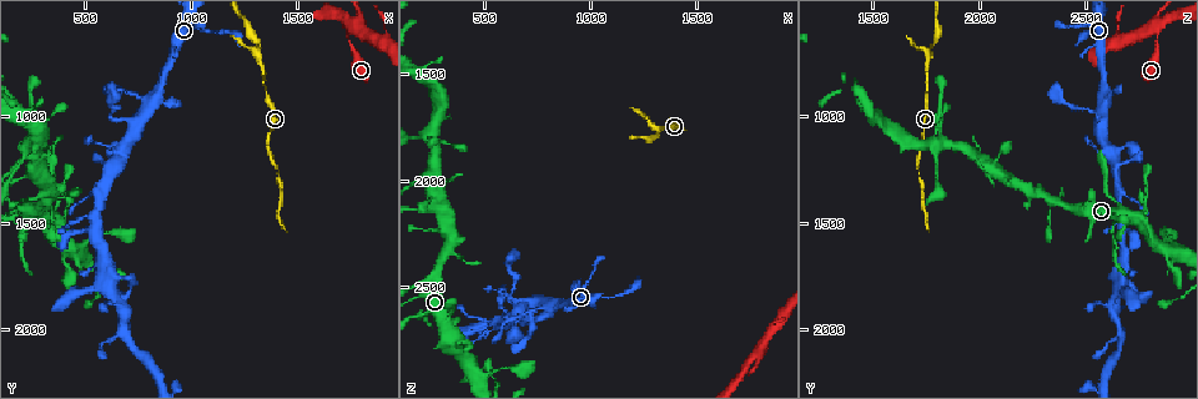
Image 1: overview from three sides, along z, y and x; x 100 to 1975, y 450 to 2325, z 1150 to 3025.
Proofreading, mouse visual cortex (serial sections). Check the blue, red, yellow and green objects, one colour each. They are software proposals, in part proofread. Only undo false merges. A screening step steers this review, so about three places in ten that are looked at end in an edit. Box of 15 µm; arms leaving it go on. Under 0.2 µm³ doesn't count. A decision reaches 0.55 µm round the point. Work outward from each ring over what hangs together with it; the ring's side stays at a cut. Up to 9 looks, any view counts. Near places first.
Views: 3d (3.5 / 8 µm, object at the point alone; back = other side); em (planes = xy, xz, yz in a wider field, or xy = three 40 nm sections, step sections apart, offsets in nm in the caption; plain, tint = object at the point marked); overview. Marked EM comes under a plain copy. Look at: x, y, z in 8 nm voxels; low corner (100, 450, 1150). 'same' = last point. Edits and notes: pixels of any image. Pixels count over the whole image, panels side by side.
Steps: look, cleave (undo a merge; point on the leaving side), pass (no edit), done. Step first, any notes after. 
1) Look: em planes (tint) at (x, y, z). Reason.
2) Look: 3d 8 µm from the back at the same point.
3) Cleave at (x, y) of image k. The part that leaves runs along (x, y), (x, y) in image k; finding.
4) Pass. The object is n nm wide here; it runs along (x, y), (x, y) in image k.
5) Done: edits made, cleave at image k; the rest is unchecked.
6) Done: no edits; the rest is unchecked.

Look: em xy step 5 (tint) at (620, 1770, 2660). Branch point.

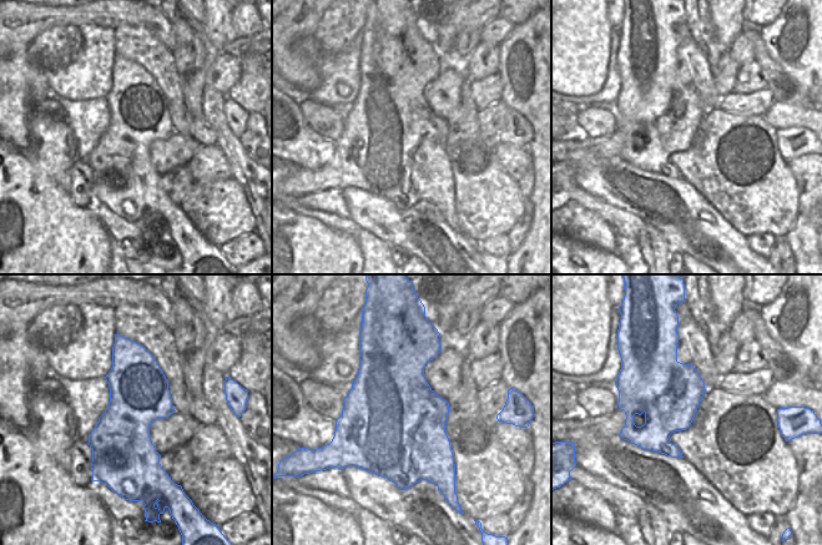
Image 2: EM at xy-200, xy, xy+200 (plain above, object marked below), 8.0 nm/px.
Look: 3d 3.5 µm at the same point. Wider look.

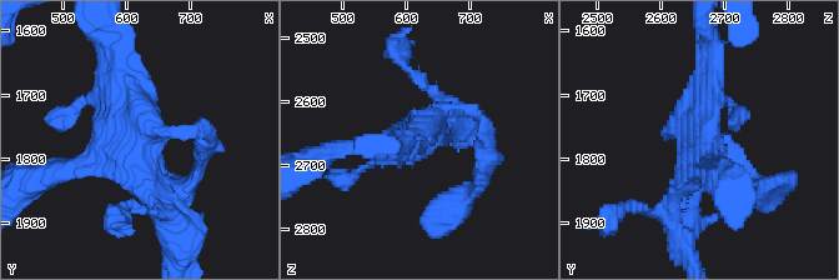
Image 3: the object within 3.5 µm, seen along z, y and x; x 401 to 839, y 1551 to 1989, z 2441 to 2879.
Pass. It runs along (120, 56), (135, 173), (161, 210) in image 3; continuous, no second cell.

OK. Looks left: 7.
Look: 3d 3.5 µm at (230, 1150, 1780).

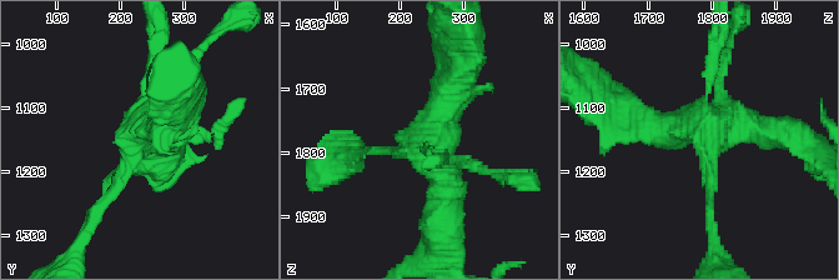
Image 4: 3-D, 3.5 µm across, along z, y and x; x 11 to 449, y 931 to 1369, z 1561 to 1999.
Look: em planes (tint) at (225, 1150, 1790). Shape alone is not enough.

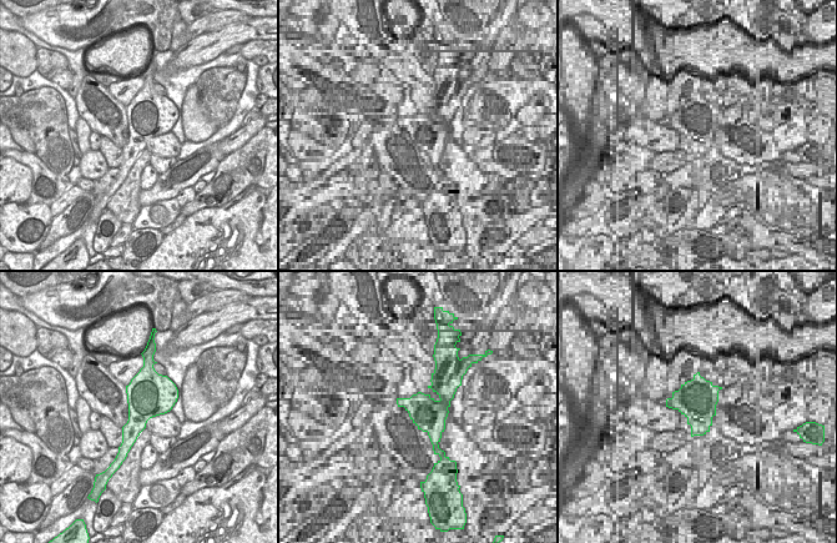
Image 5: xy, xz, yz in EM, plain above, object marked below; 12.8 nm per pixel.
Pass. It runs along (441, 230), (433, 144), (461, 74) in image 4; one cell here.

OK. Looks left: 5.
Look: 3d 3.5 µm at (1750, 610, 2850). Branch point.

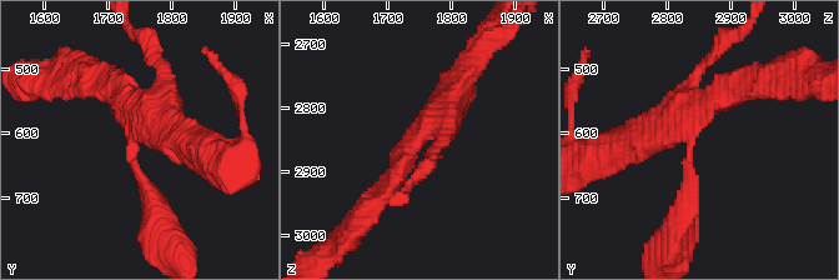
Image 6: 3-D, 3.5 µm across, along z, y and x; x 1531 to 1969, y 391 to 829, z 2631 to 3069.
Look: em xy step 1 (tint) at (1735, 620, 2840). Now the EM.

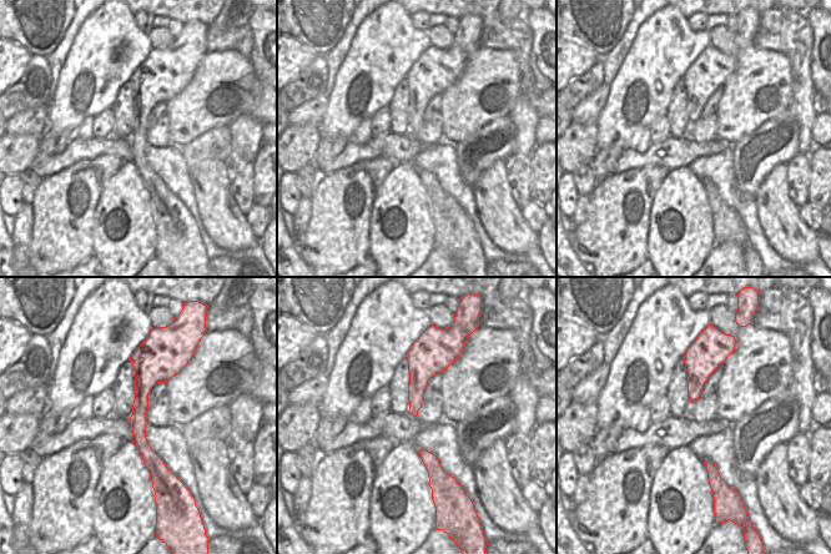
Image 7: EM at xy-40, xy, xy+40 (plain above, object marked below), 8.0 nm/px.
Pass. All the same cell.

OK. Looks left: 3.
Look: 3d 8 µm at (1310, 680, 1770). Narrows sharply.

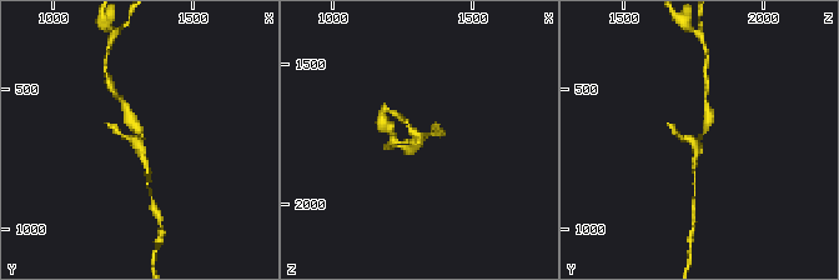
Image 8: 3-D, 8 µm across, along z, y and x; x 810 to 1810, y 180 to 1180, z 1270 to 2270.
Look: 3d 3.5 µm from the back at (1330, 680, 1780). Zoom in.

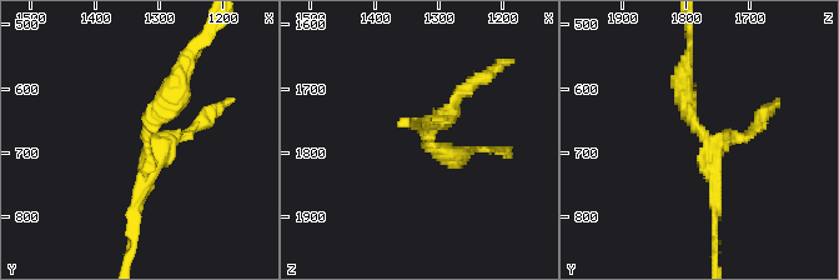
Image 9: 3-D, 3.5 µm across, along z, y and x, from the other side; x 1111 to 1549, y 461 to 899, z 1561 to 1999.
Pass. All the same cell.

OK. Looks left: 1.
Done: no edits; the rest is unchecked.

